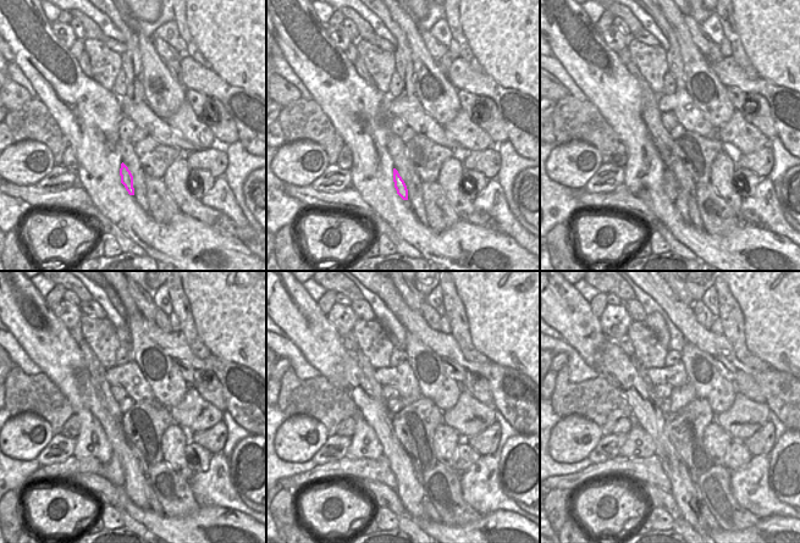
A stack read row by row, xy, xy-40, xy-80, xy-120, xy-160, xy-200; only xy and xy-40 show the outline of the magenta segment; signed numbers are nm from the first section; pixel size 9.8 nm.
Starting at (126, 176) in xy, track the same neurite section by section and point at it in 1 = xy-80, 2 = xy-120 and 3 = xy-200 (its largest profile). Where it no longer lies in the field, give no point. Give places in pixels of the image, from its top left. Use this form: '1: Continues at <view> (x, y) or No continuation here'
1: Continues at xy-80 (671, 186)
2: Continues at xy-120 (112, 471)
3: Continues at xy-200 (650, 470)

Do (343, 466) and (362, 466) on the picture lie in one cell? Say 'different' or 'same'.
same

